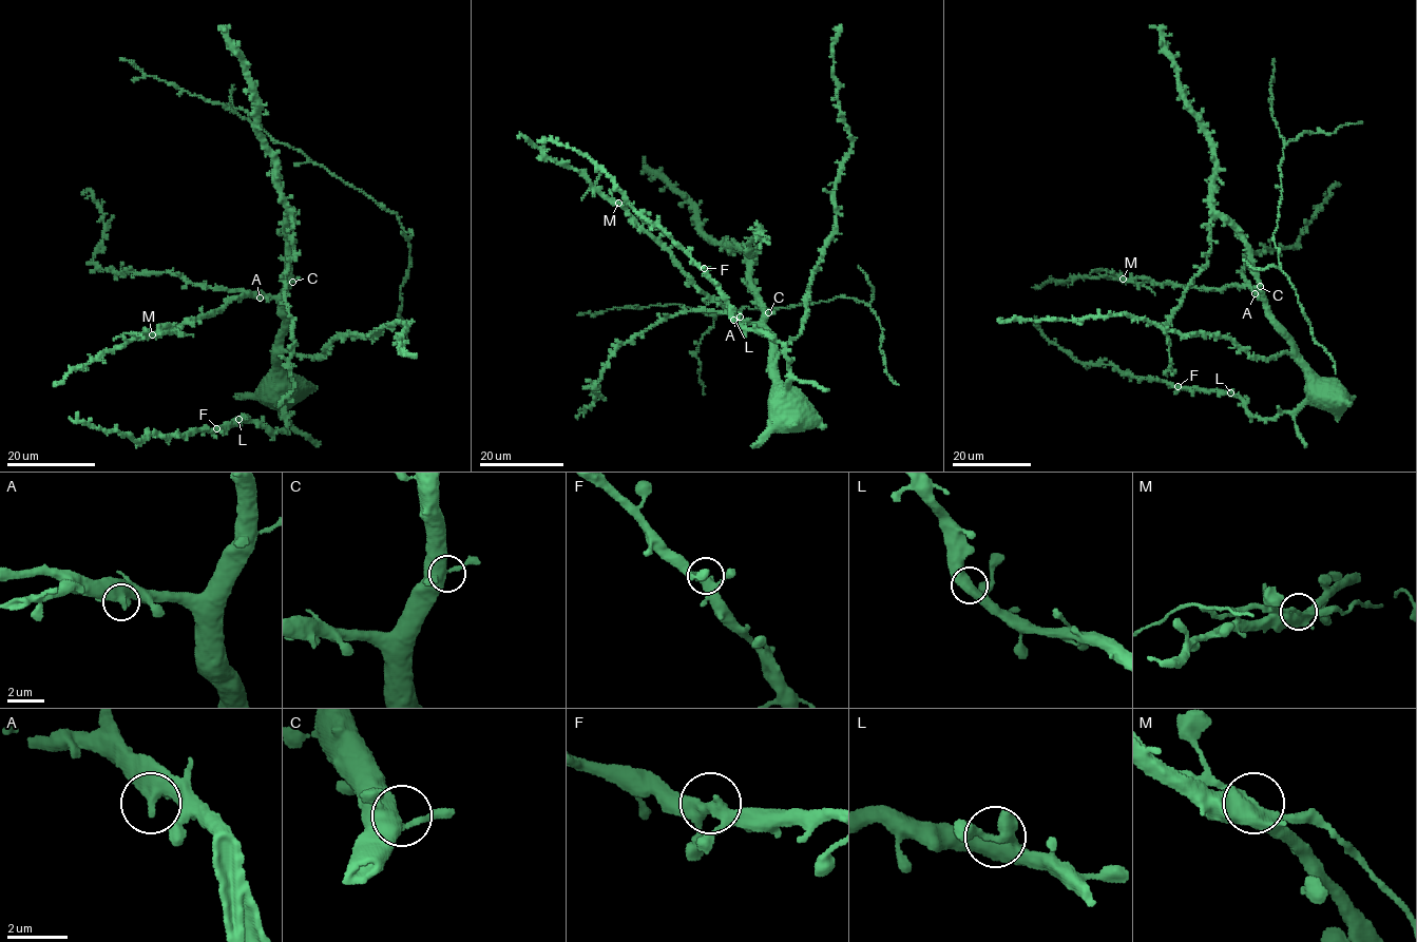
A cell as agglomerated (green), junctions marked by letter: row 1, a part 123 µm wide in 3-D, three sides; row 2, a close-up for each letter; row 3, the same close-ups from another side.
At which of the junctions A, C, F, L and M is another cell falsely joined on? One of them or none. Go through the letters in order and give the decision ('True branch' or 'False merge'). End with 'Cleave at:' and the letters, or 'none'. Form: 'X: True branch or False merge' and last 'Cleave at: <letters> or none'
A: True branch
C: True branch
F: True branch
L: True branch
M: False merge
Cleave at: M

